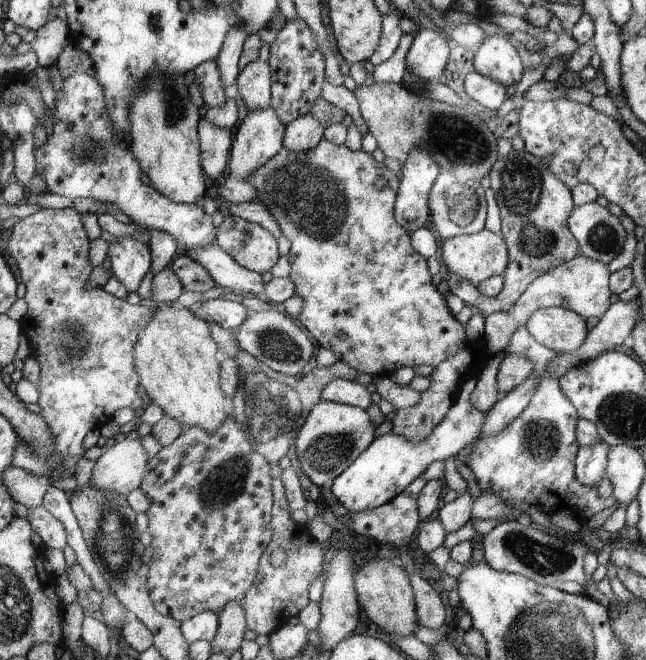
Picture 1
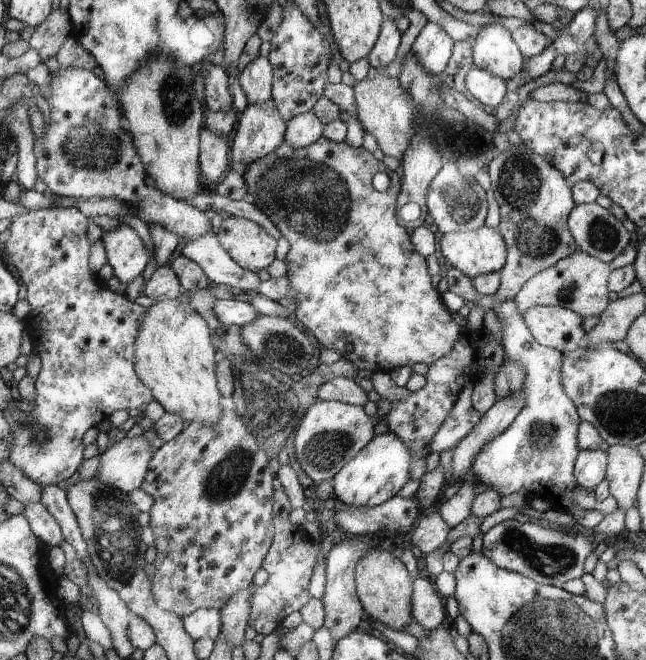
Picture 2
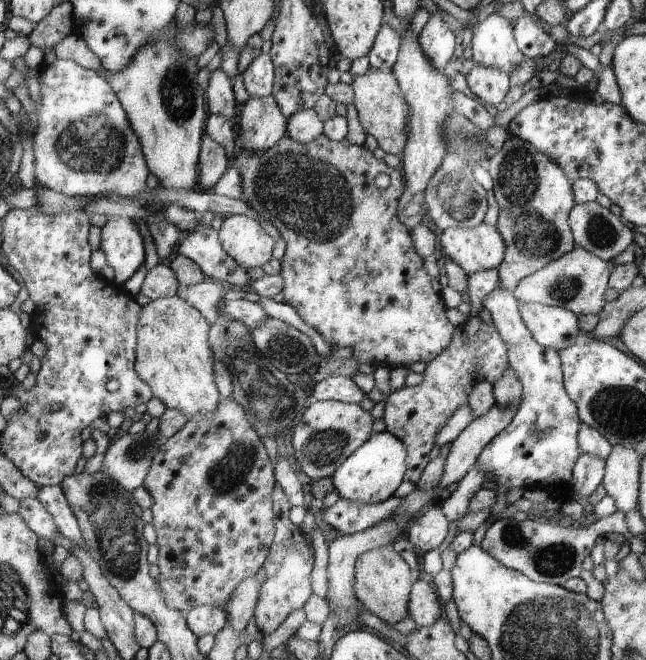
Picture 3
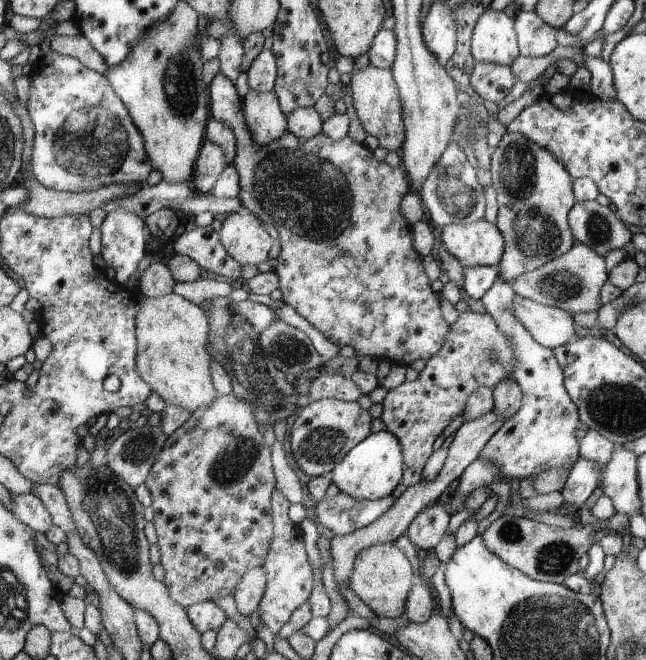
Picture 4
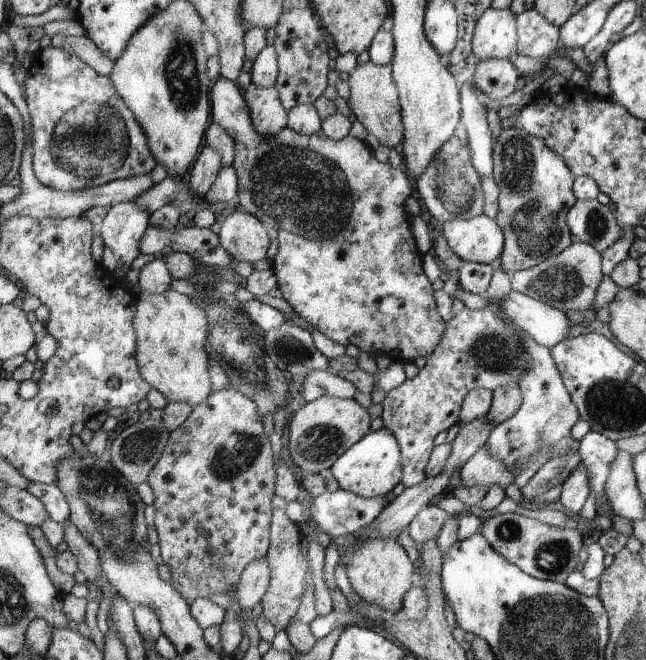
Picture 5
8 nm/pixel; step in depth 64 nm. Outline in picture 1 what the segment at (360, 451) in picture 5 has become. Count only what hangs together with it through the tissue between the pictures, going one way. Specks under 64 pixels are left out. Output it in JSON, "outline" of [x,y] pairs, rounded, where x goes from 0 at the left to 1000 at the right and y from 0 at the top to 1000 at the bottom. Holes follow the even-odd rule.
{"outline":[[[737,571],[721,576],[697,624],[661,662],[641,670],[625,659],[604,655],[580,664],[574,676],[515,729],[511,742],[520,758],[542,777],[585,771],[610,753],[616,753],[619,745],[625,745],[625,739],[647,721],[653,721],[653,715],[669,700],[689,700],[695,694],[706,694],[712,683],[734,674],[745,664],[746,644],[755,624],[740,621],[726,608],[737,577]]]}

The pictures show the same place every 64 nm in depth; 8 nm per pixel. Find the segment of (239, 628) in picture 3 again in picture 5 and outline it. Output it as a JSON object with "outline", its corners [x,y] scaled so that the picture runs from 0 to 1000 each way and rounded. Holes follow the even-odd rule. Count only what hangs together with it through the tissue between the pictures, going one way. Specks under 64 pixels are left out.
{"outline":[[[410,845],[389,852],[378,862],[373,879],[364,888],[364,909],[375,926],[387,924],[404,912],[418,879],[418,862]]]}

